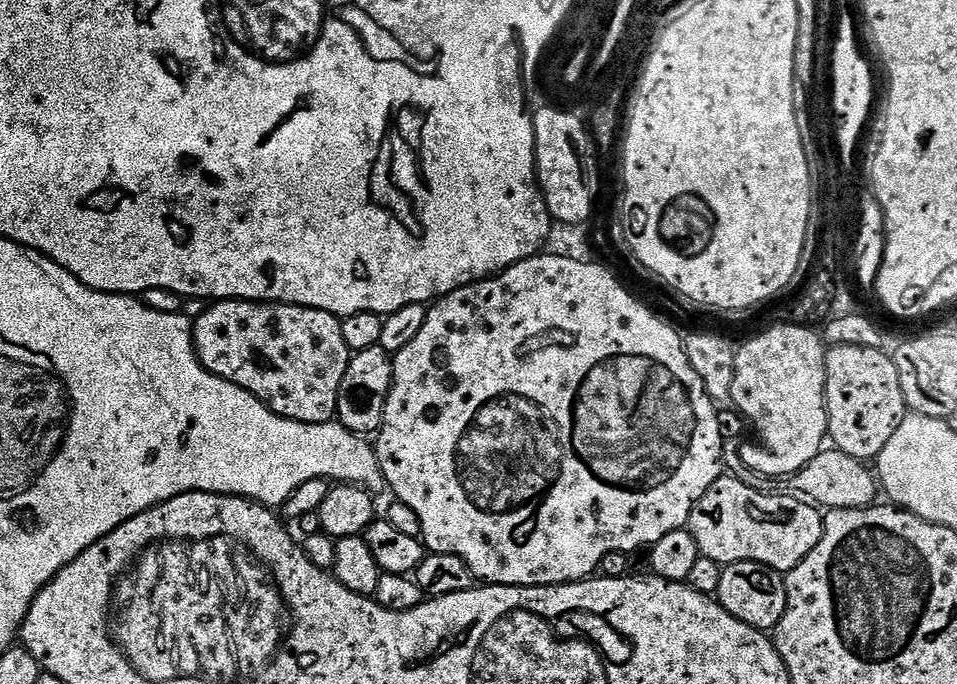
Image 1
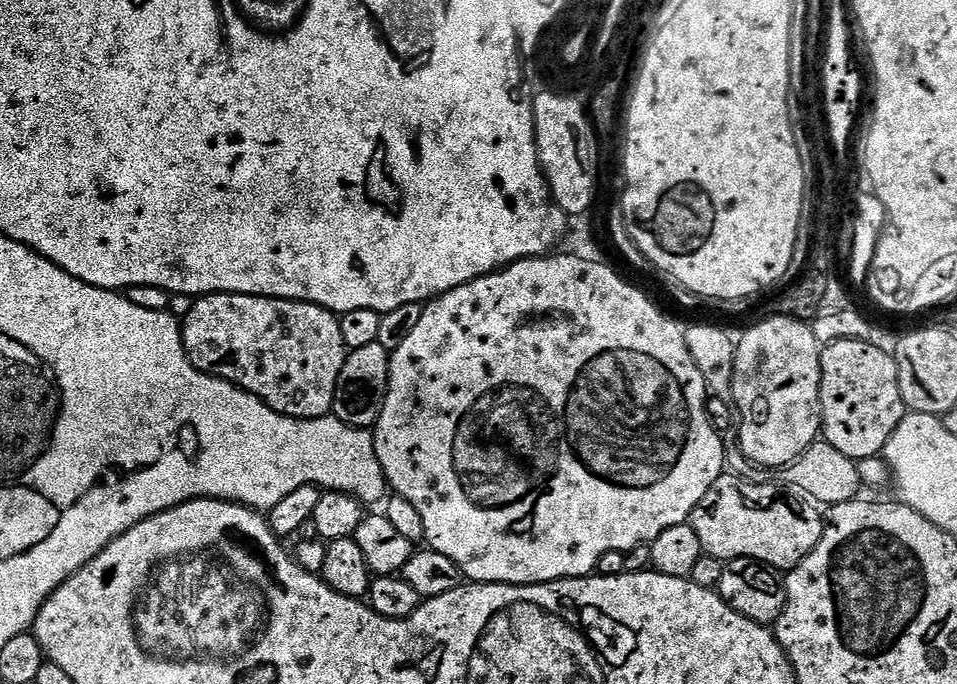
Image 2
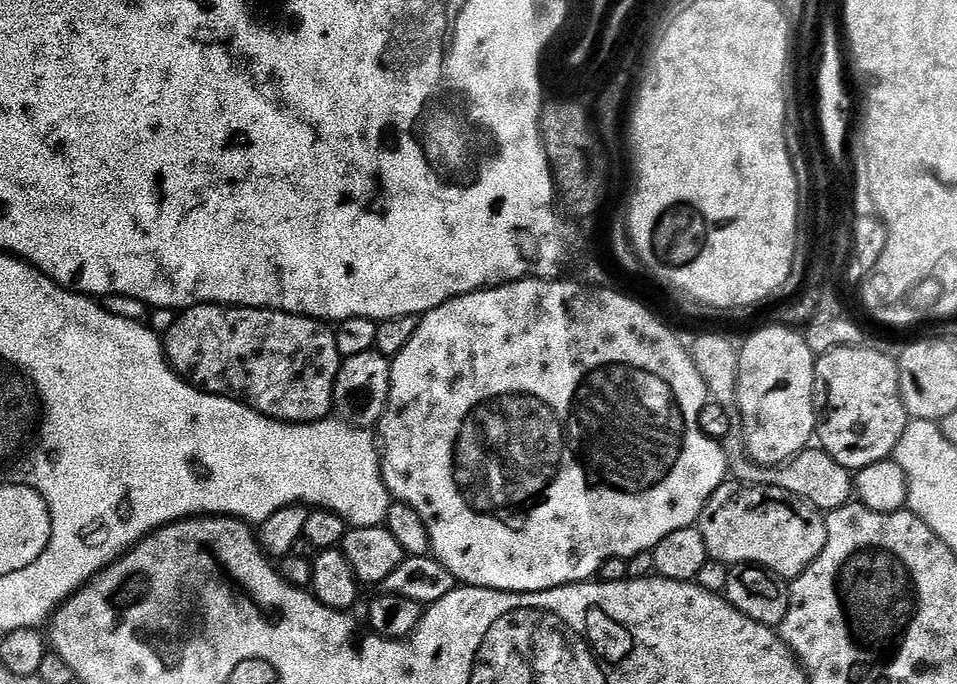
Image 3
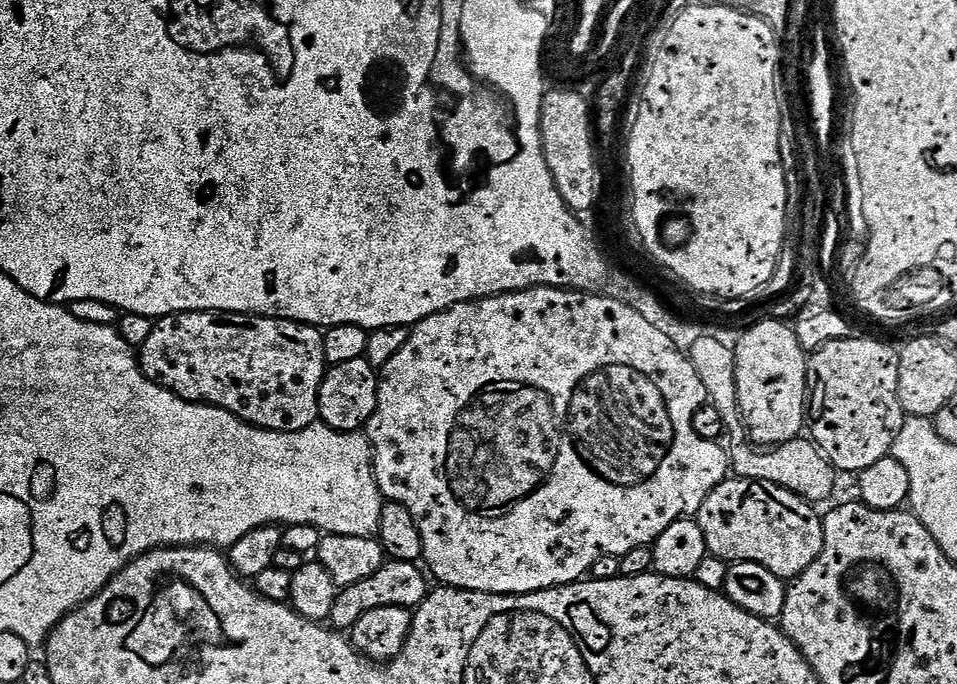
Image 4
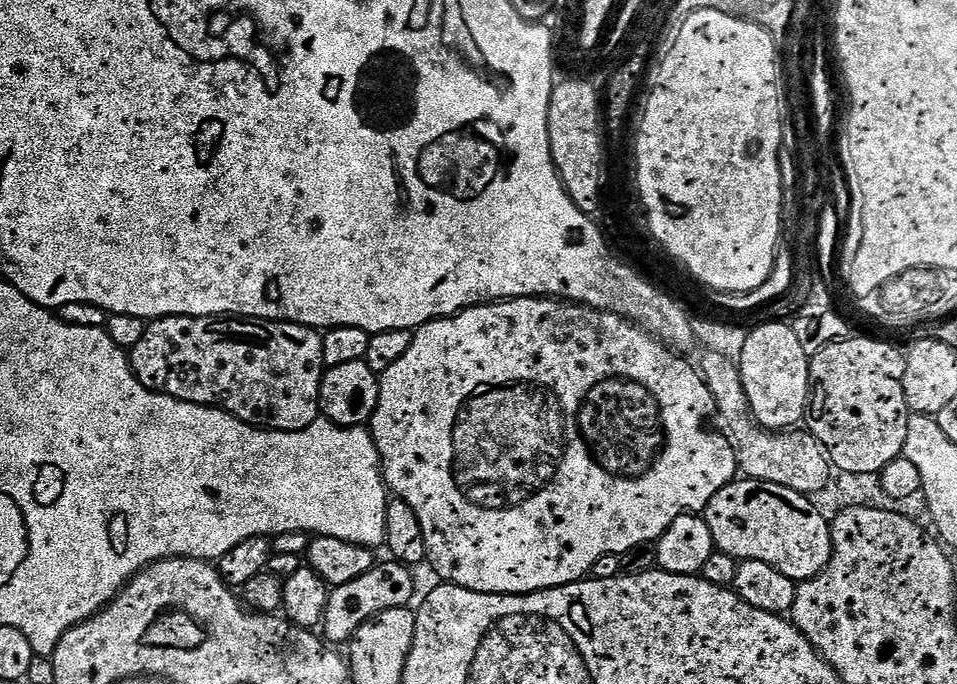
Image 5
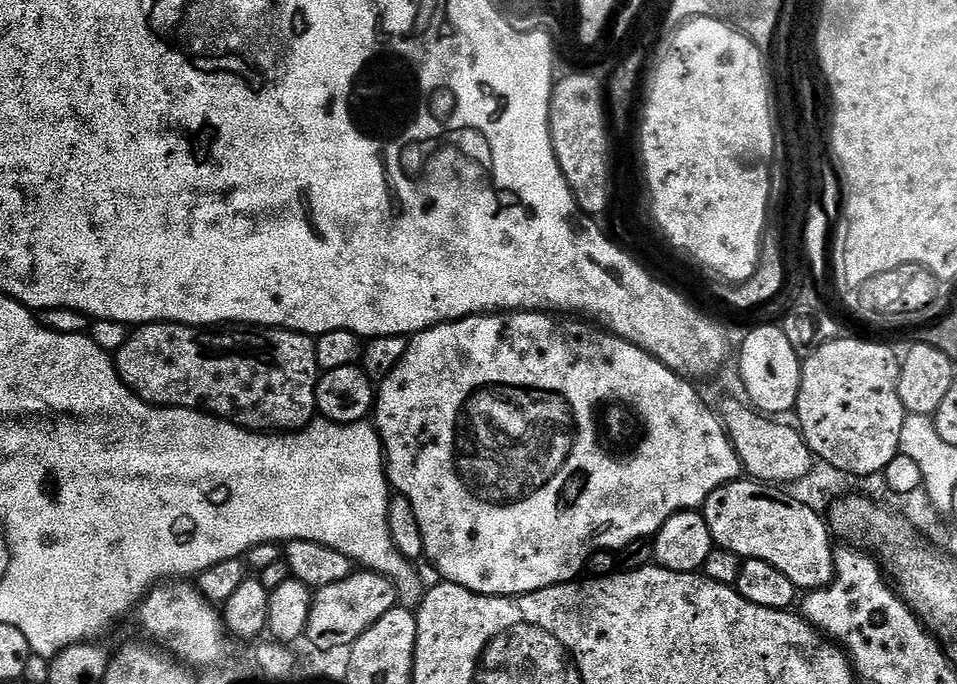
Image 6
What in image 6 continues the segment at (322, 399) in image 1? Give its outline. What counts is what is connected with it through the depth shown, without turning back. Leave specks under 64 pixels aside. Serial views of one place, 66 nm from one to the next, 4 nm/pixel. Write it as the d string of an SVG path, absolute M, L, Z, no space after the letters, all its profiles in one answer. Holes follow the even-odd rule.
M141 324L120 349L115 349L116 369L124 385L148 404L165 408L195 408L253 432L297 432L317 415L316 383L321 378L316 361L316 341L303 332L259 326L193 326Z

